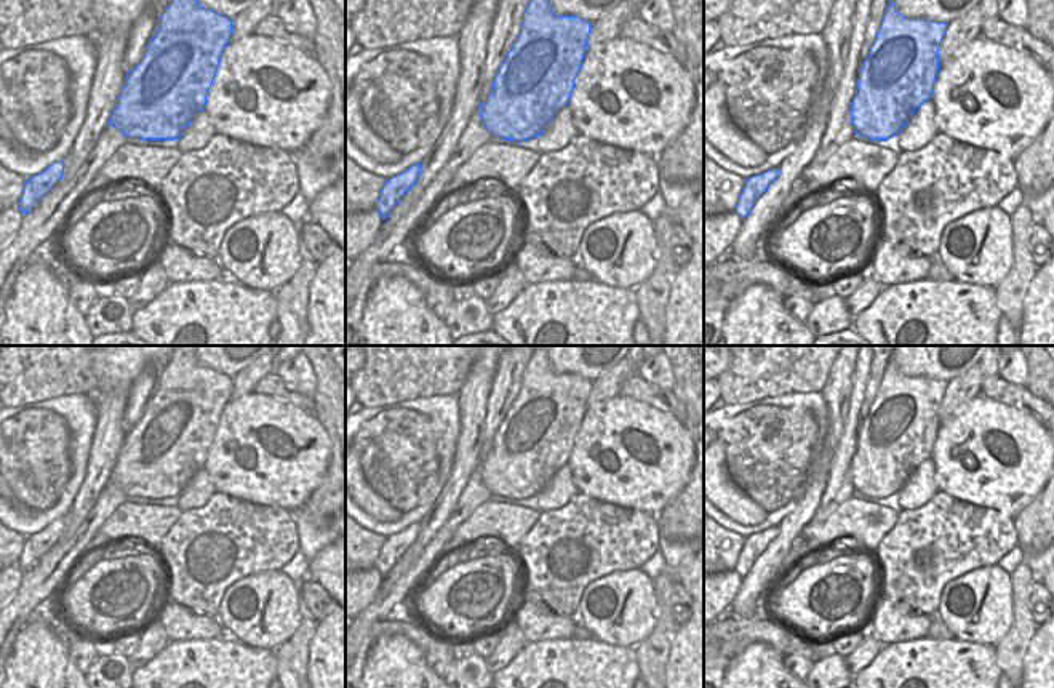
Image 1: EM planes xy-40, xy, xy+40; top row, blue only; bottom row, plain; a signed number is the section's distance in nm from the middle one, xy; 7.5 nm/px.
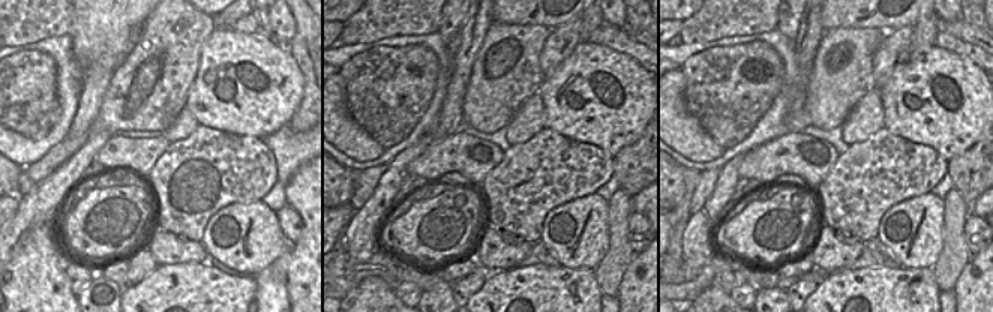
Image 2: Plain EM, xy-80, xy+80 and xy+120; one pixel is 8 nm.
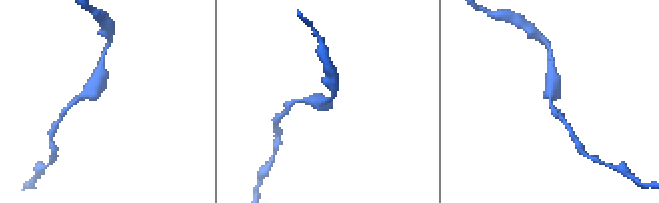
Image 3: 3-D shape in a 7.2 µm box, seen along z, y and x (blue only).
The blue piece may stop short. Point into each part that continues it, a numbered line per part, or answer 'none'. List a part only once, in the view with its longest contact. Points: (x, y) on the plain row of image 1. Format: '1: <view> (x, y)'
none

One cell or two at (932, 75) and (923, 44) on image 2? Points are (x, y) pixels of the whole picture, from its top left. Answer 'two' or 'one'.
two

